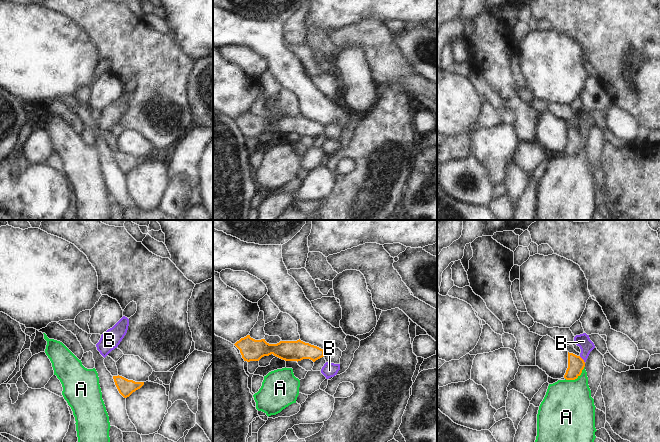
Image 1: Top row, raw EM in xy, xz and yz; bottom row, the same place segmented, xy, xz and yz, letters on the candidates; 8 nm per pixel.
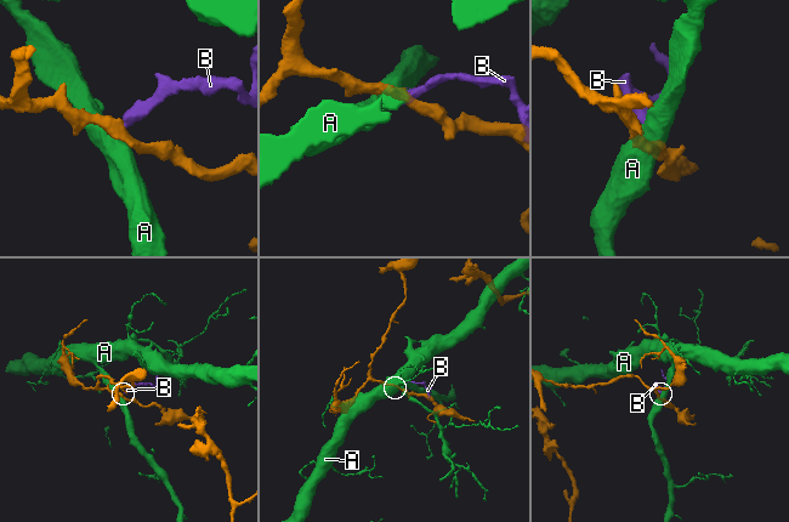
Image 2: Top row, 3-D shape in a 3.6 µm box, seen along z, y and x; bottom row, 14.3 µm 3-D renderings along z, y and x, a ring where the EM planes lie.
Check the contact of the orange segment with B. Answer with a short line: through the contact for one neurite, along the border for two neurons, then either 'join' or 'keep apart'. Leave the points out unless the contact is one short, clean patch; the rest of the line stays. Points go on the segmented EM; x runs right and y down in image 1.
yz (579, 356), (584, 362) | keep apart

